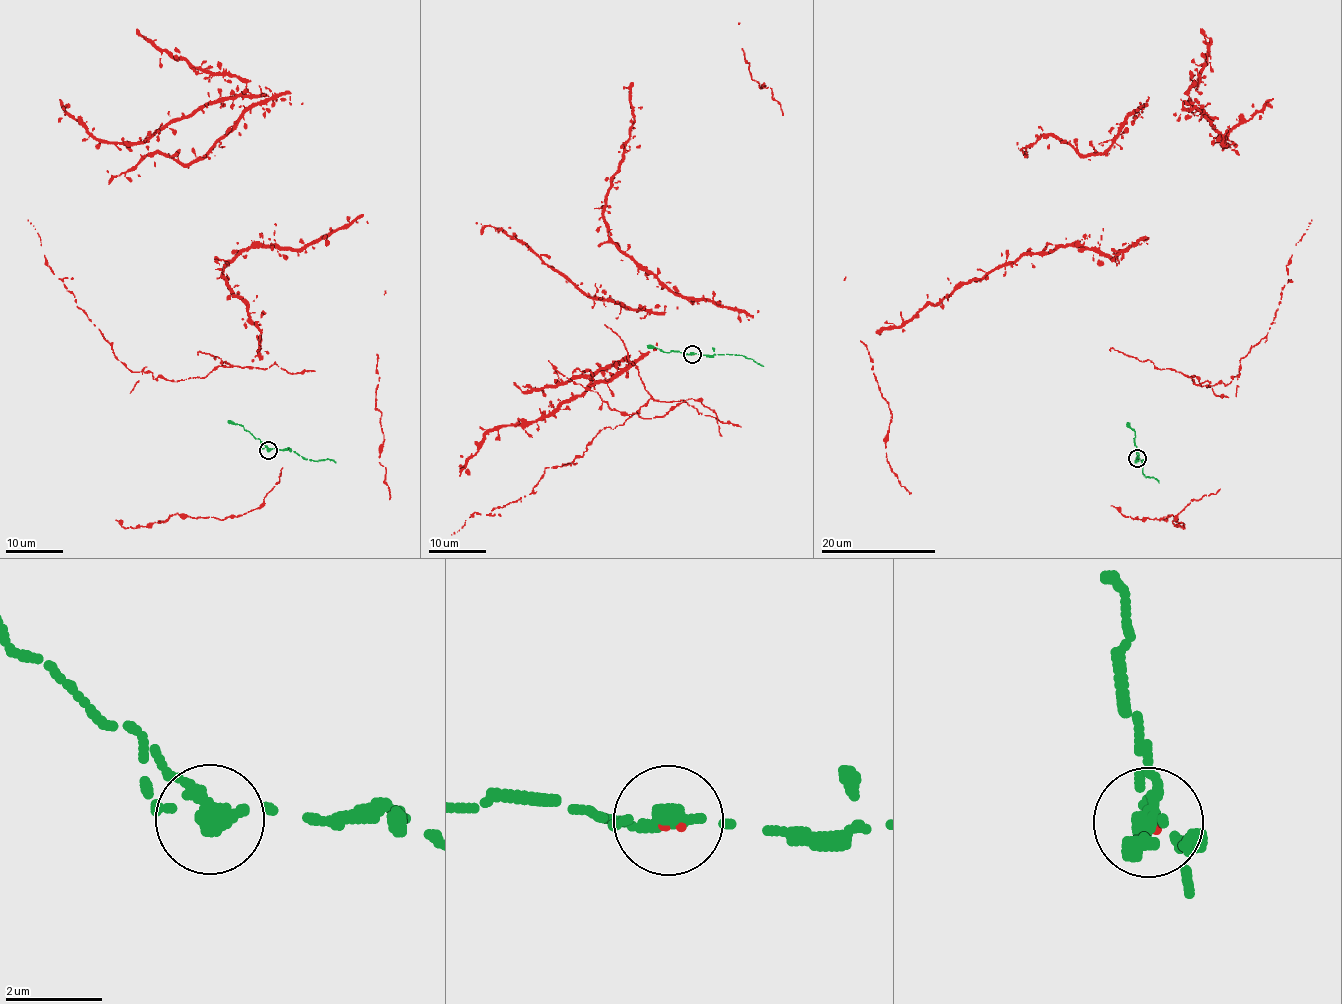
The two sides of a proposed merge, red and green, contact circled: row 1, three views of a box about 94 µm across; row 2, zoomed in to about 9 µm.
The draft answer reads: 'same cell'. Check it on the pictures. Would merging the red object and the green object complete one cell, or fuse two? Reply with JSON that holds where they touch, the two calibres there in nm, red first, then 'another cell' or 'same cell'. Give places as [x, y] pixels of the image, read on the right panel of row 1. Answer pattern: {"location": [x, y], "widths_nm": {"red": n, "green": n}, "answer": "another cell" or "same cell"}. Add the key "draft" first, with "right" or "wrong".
{"draft": "right", "location": [1137, 458], "widths_nm": {"red": 90, "green": 300}, "answer": "same cell"}

